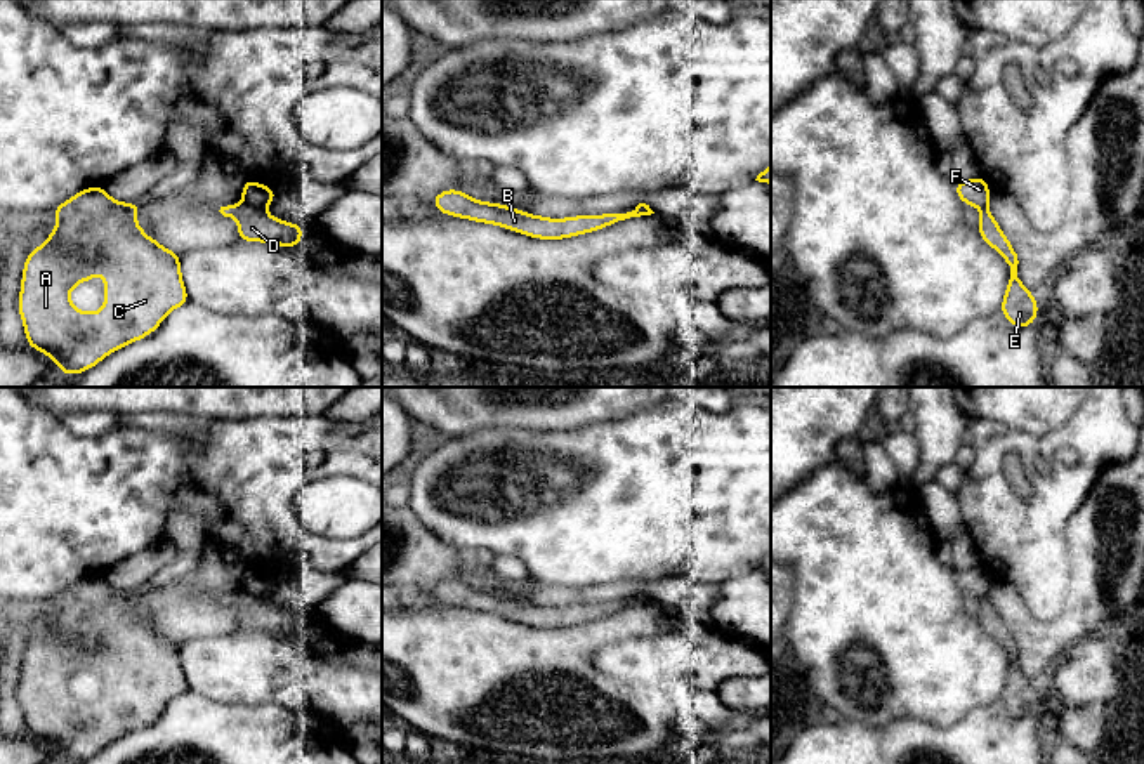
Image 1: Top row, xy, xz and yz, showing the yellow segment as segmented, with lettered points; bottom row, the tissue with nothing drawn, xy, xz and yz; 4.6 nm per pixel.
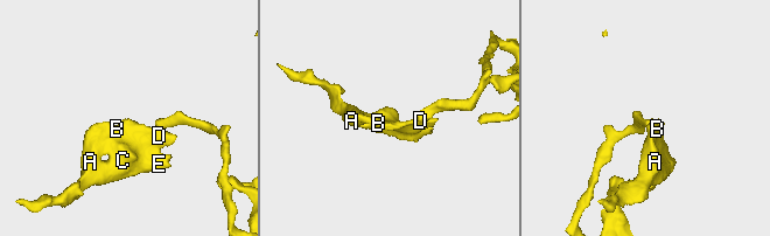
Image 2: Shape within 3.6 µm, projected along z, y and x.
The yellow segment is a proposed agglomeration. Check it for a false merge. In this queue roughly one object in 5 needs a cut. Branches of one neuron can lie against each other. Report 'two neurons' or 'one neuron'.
two neurons

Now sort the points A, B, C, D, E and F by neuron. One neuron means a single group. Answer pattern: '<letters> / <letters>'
A B C D E / F

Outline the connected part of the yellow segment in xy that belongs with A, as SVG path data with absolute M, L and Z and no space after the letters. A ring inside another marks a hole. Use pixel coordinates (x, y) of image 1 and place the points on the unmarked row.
M102 575L82 578L52 596L59 611L26 646L17 689L26 733L52 747L62 764L94 757L111 741L151 724L168 701L189 691L181 644L146 625L135 611L139 596L141 590L113 589ZM97 662L104 663L104 696L92 701L76 698L69 681Z

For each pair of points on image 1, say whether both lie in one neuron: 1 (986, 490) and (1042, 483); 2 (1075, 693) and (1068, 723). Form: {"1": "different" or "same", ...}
{"1": "same", "2": "different"}

